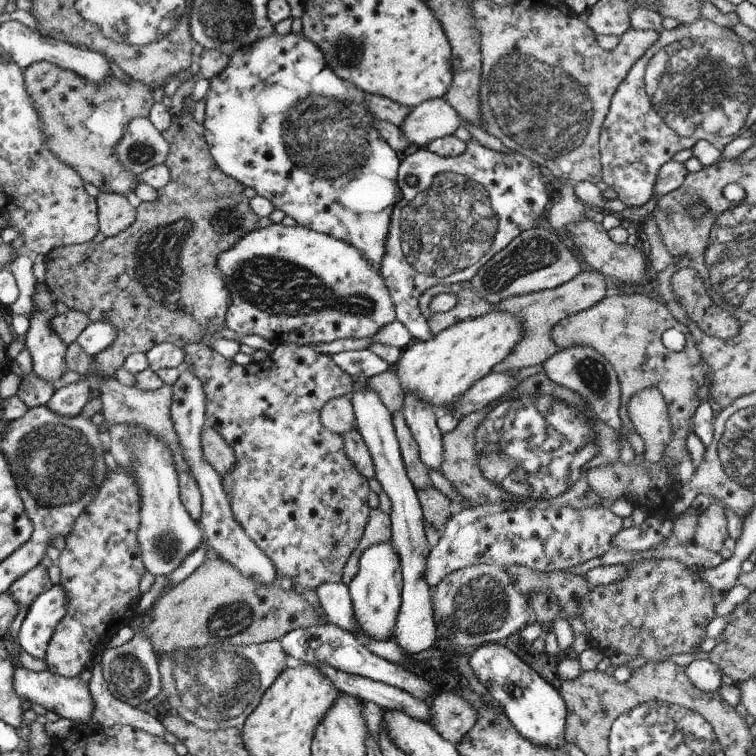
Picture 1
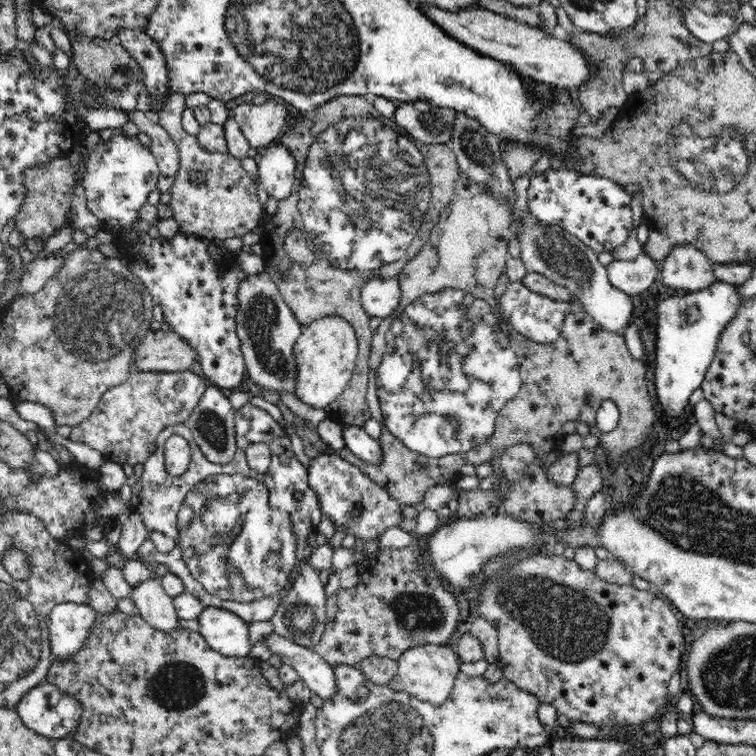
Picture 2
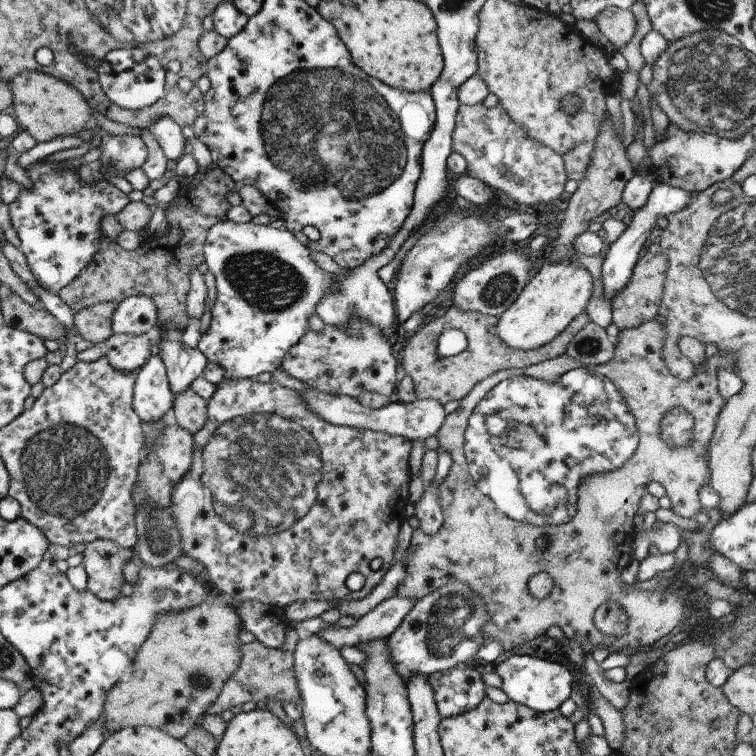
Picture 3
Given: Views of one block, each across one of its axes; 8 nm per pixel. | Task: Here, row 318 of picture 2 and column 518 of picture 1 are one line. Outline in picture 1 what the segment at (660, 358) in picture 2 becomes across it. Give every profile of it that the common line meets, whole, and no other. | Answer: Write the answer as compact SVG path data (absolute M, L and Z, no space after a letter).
M502 642L488 643L474 649L469 665L478 682L491 694L499 708L510 719L514 728L524 737L538 746L557 747L565 742L567 706L556 687L553 687L543 676L530 668L519 656L516 656Z

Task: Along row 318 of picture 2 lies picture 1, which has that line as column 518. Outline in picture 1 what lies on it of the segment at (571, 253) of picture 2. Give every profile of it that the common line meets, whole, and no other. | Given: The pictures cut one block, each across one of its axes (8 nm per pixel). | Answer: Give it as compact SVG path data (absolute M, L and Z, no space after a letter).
M474 565L447 574L432 588L432 601L435 622L449 628L450 645L435 647L447 654L502 642L528 626L529 602L513 586L509 574L497 565Z

